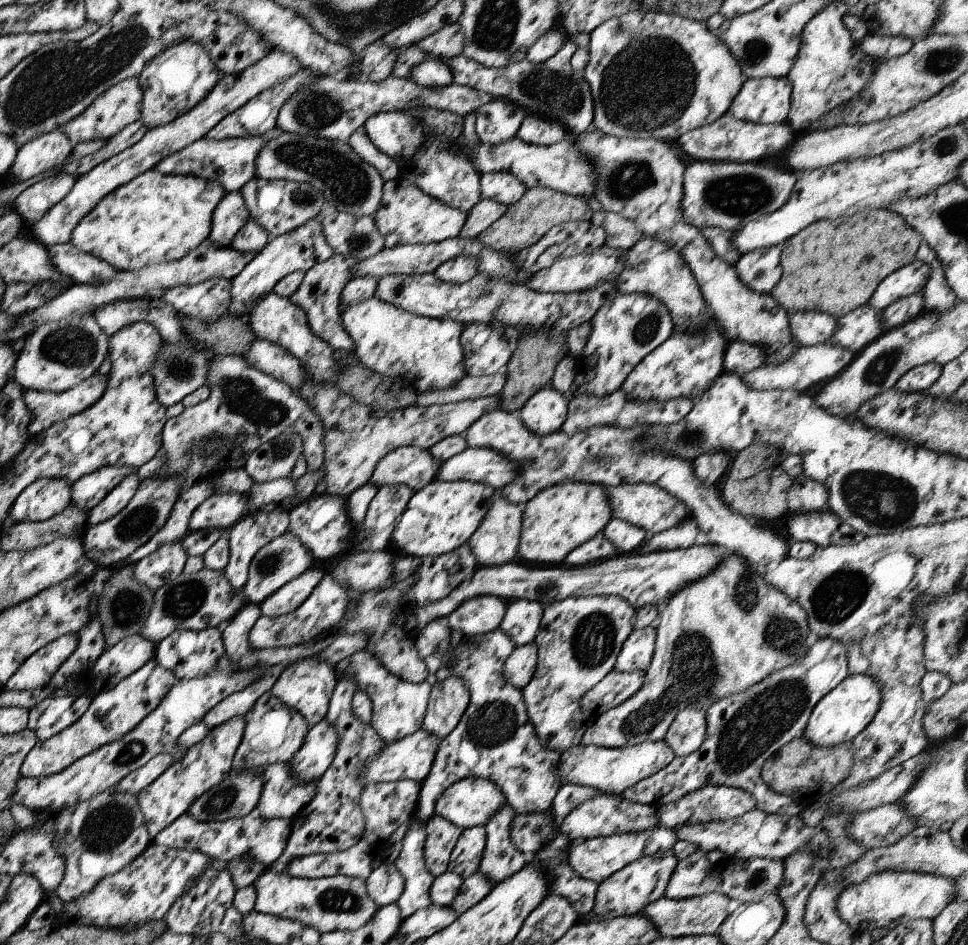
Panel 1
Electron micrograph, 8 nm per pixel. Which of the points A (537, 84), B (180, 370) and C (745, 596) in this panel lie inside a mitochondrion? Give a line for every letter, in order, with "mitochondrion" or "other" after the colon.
A: mitochondrion
B: mitochondrion
C: mitochondrion

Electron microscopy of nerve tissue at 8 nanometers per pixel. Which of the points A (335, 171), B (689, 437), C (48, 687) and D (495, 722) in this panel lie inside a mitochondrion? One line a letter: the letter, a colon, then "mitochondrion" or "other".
A: mitochondrion
B: mitochondrion
C: other
D: mitochondrion

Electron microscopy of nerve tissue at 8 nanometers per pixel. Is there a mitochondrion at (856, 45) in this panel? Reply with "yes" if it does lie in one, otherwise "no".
no

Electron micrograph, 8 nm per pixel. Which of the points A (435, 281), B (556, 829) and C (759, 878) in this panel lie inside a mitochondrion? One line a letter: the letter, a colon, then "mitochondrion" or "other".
A: other
B: other
C: mitochondrion

